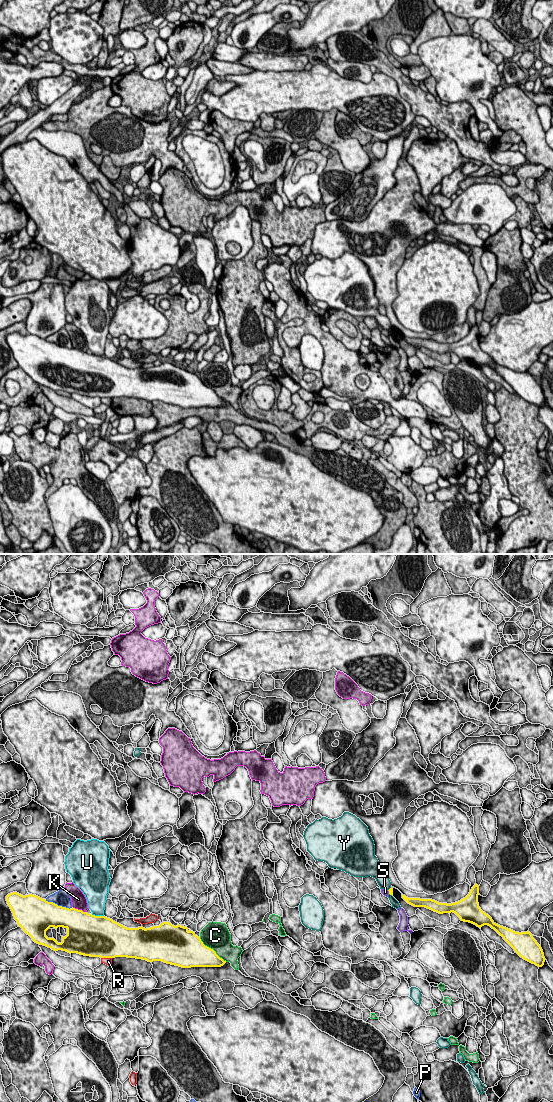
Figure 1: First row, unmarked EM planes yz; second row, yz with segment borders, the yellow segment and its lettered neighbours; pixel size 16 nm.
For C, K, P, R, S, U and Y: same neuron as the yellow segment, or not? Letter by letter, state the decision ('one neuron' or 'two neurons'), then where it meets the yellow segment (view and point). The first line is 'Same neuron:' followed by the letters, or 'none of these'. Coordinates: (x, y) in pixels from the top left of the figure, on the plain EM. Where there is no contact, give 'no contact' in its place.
Same neuron: none of these
C: two neurons; contact yz (212, 389)
K: two neurons; contact yz (79, 350)
P: two neurons; contact yz (59, 346)
R: two neurons; contact yz (106, 397)
S: two neurons; contact yz (389, 332)
U: two neurons; contact yz (97, 356)
Y: two neurons; contact yz (391, 334)

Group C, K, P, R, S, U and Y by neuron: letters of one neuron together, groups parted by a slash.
C S / K / P / R / U / Y

